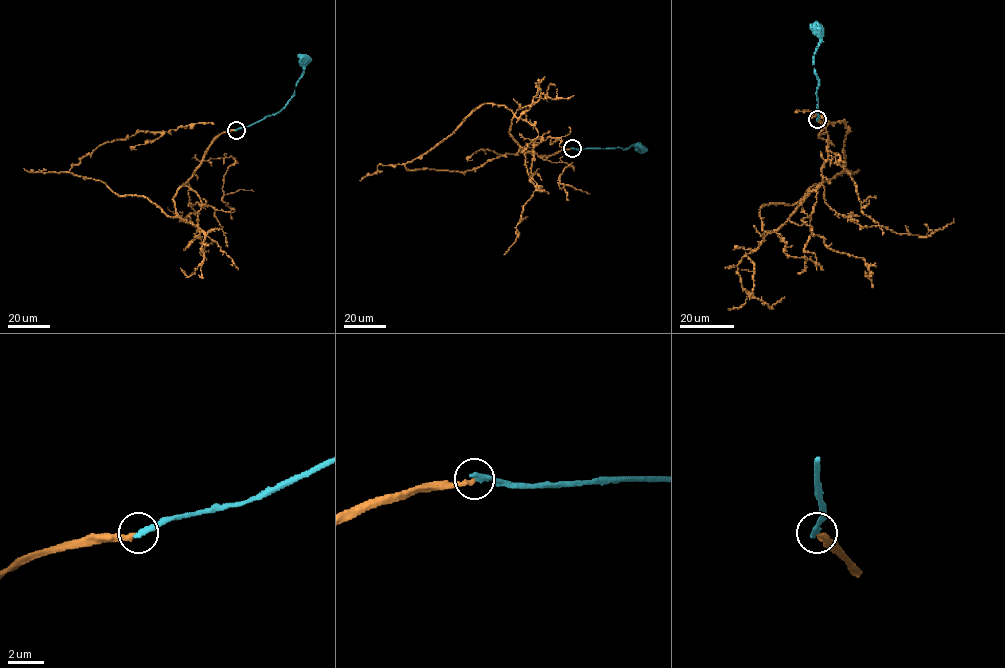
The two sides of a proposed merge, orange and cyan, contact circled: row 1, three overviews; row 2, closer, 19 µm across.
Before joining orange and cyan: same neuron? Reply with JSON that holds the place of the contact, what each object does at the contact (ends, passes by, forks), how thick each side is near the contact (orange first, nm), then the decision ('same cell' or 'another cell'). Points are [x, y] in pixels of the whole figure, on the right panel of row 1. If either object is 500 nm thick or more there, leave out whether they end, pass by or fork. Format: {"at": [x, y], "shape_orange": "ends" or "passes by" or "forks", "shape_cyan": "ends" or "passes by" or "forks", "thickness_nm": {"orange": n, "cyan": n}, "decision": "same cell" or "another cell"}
{"at": [817, 119], "shape_orange": "ends", "shape_cyan": "ends", "thickness_nm": {"orange": 240, "cyan": 320}, "decision": "another cell"}

